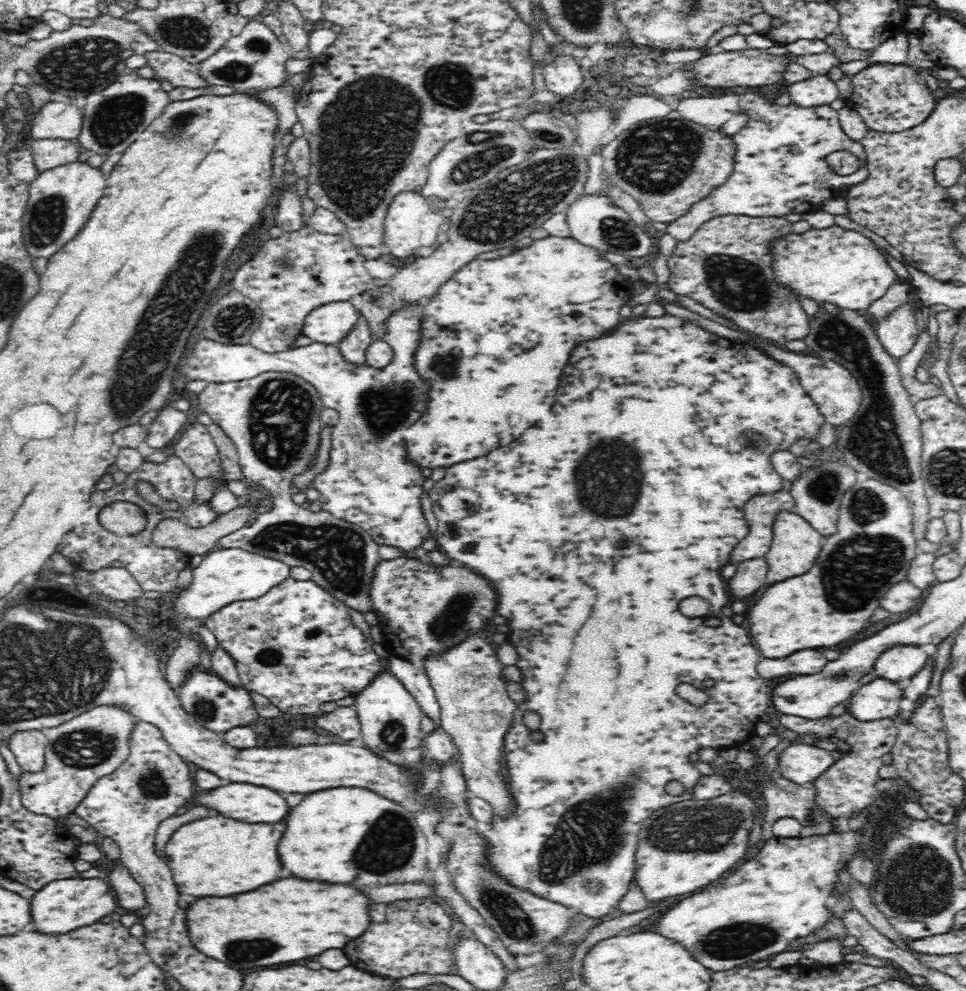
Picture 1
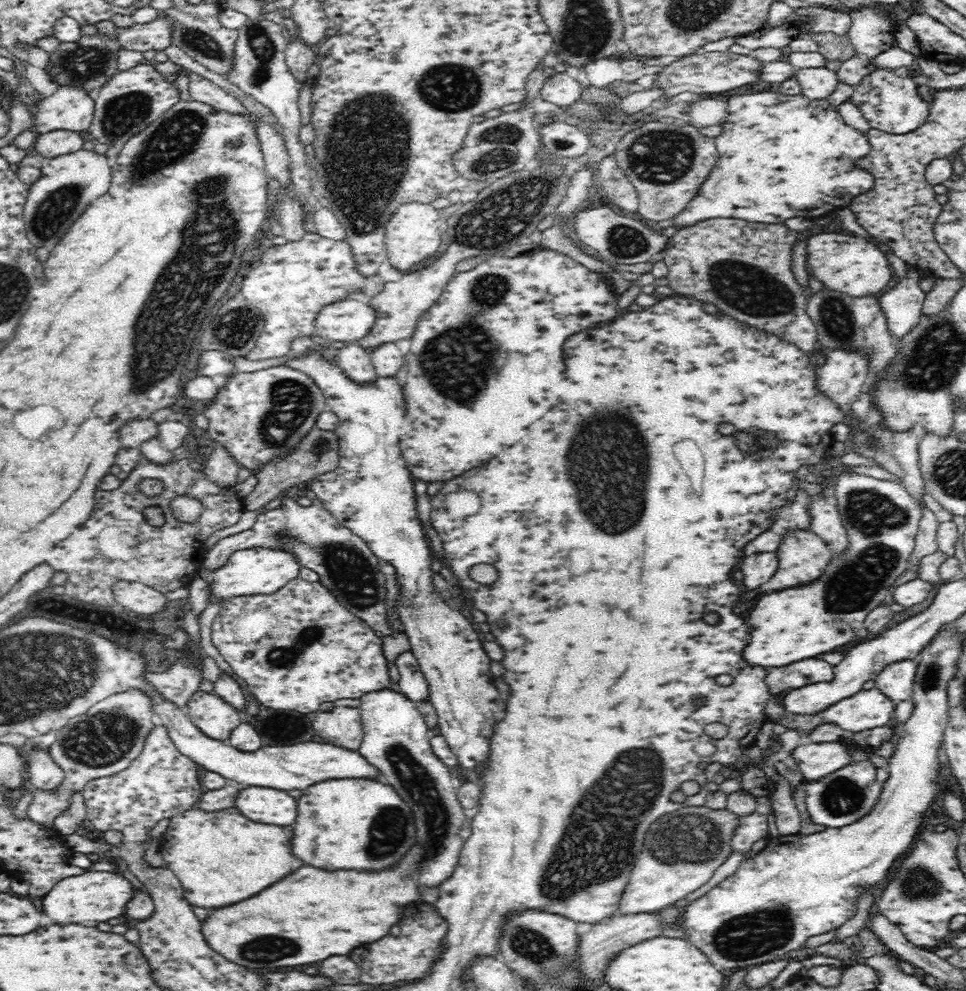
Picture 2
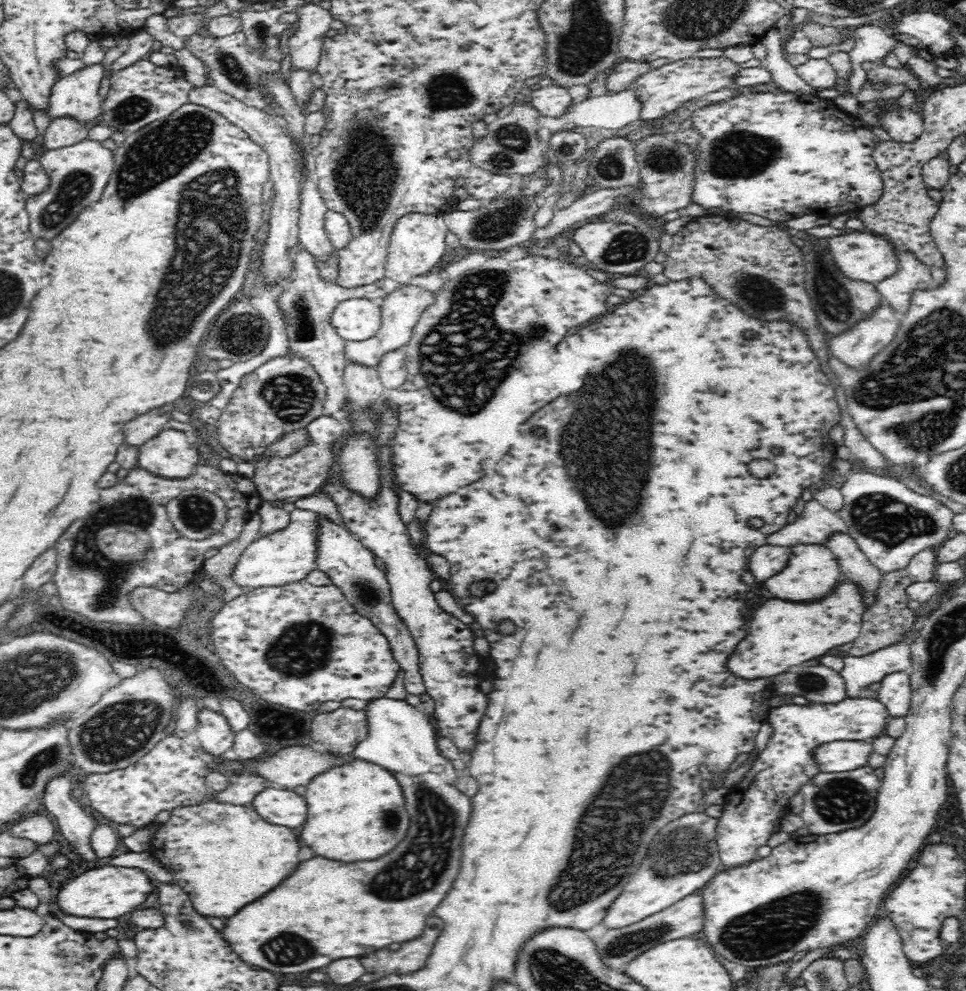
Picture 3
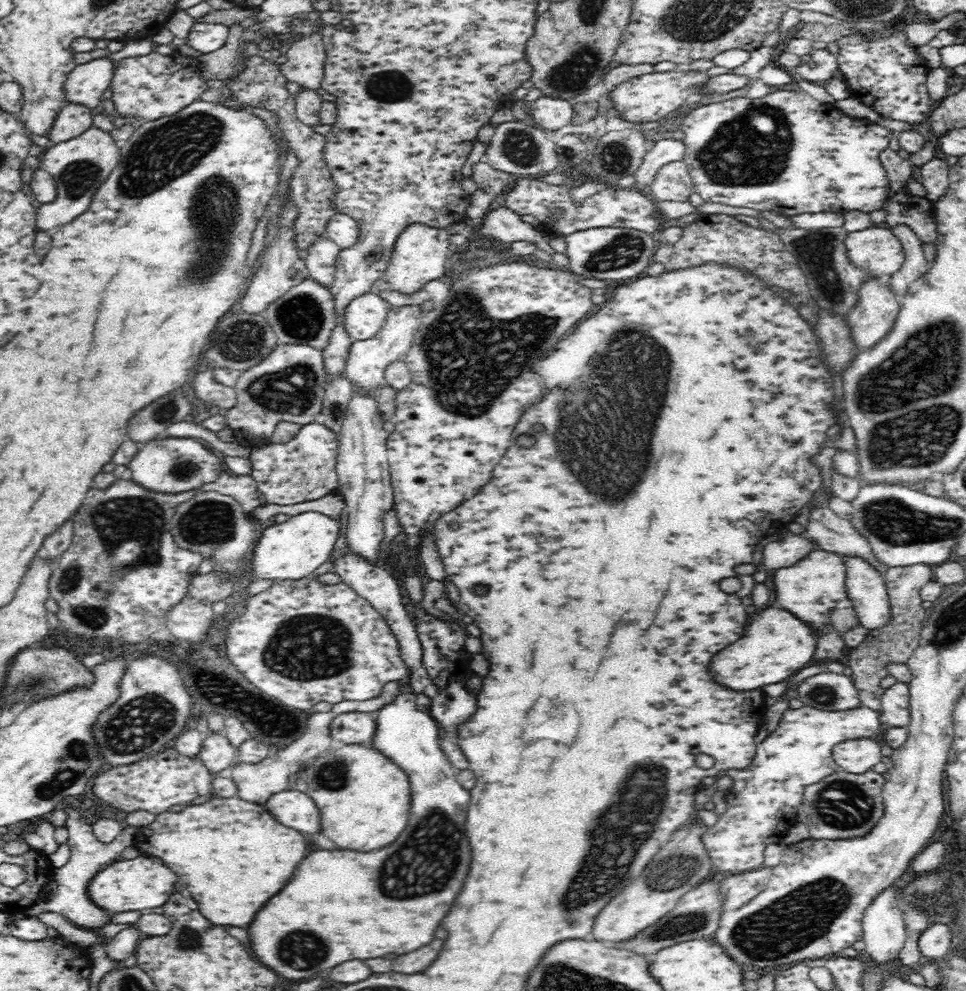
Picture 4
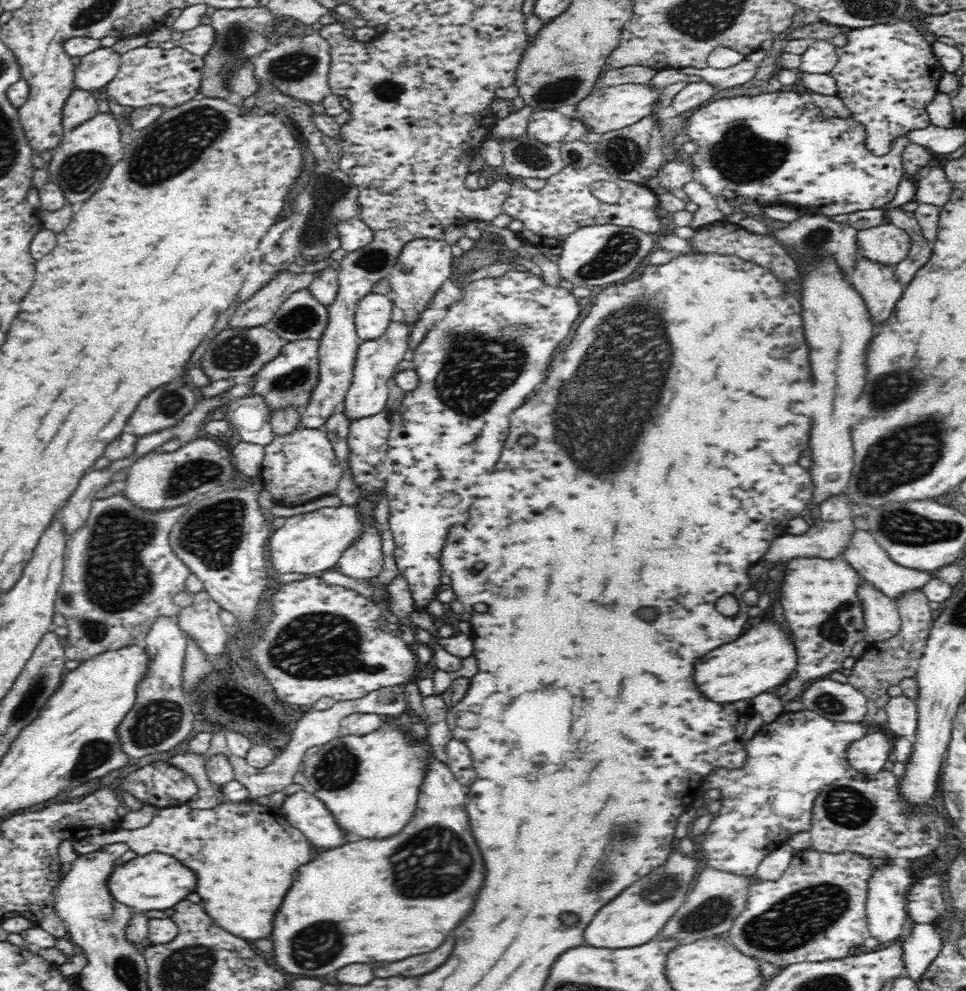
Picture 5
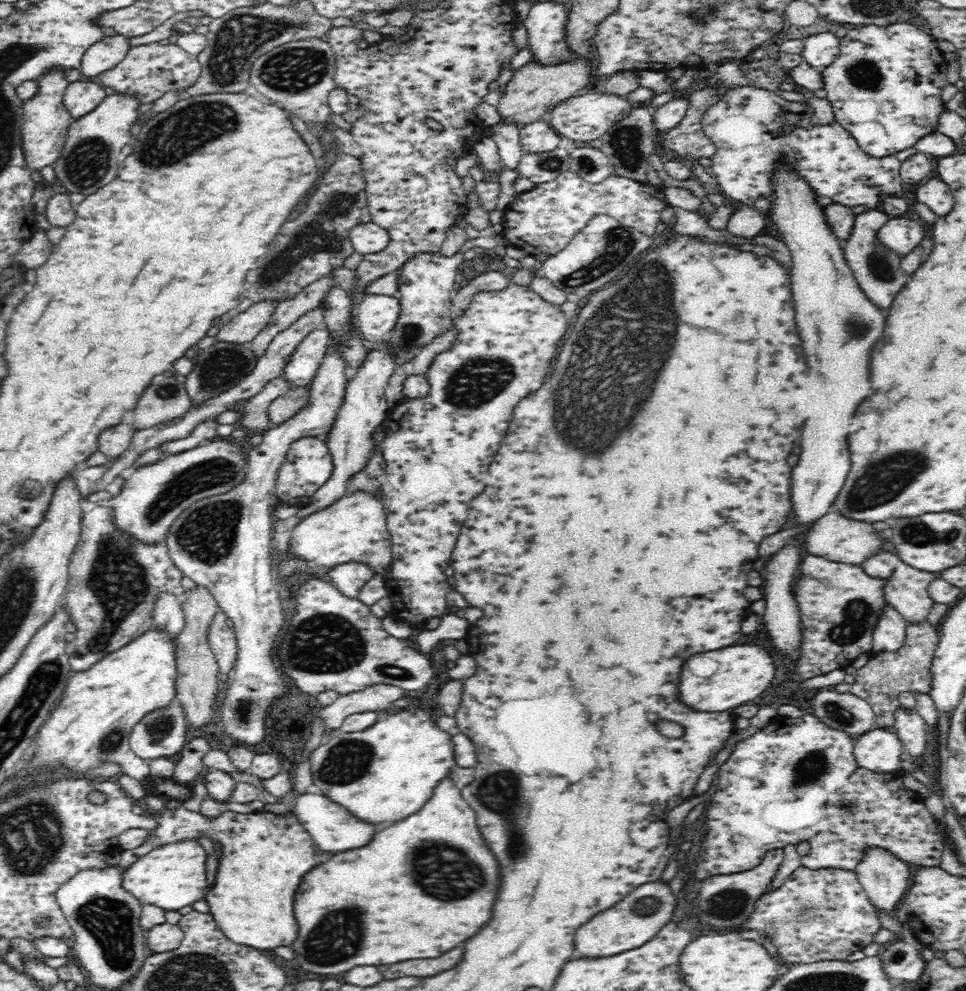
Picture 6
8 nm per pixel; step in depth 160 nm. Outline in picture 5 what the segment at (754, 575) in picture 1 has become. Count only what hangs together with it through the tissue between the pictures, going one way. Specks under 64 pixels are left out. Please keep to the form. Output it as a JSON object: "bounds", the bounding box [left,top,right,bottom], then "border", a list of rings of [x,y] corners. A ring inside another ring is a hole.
{"bounds":[763,495,854,562],"border":[[[833,495],[827,497],[820,502],[820,519],[816,526],[801,535],[782,534],[780,538],[776,538],[768,550],[768,554],[764,554],[763,559],[767,562],[786,562],[792,558],[836,558],[842,553],[850,544],[852,538],[852,530],[854,524],[852,523],[853,513],[849,508],[849,503],[846,502],[842,495]]]}

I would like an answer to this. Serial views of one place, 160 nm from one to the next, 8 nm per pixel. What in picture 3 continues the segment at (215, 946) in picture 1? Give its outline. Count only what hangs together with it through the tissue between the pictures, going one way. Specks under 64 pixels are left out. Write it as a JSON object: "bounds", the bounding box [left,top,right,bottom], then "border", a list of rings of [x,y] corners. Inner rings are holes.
{"bounds":[224,698,472,974],"border":[[[372,698],[366,704],[368,734],[353,750],[358,760],[378,764],[388,770],[402,789],[406,810],[410,815],[407,835],[398,847],[376,860],[368,862],[332,862],[326,858],[312,858],[302,862],[288,880],[264,898],[244,906],[236,916],[226,920],[224,941],[240,956],[240,960],[258,966],[256,969],[298,974],[322,968],[338,958],[362,956],[374,952],[392,942],[406,942],[416,938],[424,930],[426,916],[432,914],[460,870],[462,860],[462,836],[468,824],[472,808],[471,800],[455,785],[460,774],[453,764],[440,752],[437,744],[438,732],[433,720],[414,708],[405,699]]]}

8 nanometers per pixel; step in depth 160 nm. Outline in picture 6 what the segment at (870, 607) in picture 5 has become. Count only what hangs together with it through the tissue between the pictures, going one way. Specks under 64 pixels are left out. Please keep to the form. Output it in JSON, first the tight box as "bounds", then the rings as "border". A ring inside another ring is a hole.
{"bounds":[872,602,907,654],"border":[[[887,602],[882,610],[880,619],[872,630],[873,654],[879,651],[899,650],[906,638],[907,622],[904,618]]]}

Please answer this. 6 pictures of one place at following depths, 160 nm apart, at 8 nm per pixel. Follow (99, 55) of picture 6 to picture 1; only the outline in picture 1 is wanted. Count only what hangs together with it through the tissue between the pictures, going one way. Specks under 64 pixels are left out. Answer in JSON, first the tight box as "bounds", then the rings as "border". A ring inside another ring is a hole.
{"bounds":[30,101,82,140],"border":[[[51,101],[32,116],[30,140],[76,140],[82,128],[82,109]]]}

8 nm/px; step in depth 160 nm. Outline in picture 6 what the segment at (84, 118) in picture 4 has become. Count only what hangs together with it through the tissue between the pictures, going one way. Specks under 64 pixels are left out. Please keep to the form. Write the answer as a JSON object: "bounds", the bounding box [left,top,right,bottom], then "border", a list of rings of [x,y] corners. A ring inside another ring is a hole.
{"bounds":[63,80,106,121],"border":[[[79,80],[66,87],[63,103],[70,113],[70,119],[75,121],[92,112],[106,97],[106,93],[97,83]]]}

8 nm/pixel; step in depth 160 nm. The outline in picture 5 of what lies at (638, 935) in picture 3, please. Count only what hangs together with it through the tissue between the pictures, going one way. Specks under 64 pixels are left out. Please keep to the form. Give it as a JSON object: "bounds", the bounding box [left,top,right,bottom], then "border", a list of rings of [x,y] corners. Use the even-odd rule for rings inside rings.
{"bounds":[654,864,758,944],"border":[[[706,864],[704,870],[697,874],[692,888],[686,893],[682,906],[662,926],[662,930],[654,939],[676,940],[680,944],[690,944],[692,940],[726,935],[726,932],[732,928],[736,916],[746,908],[748,886],[756,879],[758,879],[756,876],[738,876],[722,872]]]}

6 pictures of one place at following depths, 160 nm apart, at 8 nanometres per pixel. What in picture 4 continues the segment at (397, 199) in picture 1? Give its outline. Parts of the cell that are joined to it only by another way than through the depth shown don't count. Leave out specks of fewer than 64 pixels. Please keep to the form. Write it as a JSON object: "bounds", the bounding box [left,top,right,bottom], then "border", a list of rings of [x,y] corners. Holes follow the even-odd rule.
{"bounds":[384,222,452,294],"border":[[[419,222],[408,224],[396,238],[390,262],[385,270],[384,280],[390,283],[391,289],[412,294],[423,289],[427,282],[452,272],[452,261],[448,257],[448,236],[449,232],[444,228],[434,228]]]}

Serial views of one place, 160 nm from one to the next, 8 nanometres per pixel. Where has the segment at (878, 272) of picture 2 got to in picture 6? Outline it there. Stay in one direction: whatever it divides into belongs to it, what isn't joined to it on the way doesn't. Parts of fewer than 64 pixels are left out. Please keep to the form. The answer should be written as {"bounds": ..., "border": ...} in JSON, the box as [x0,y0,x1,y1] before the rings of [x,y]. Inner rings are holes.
{"bounds":[876,217,924,258],"border":[[[908,217],[890,218],[878,232],[876,237],[884,247],[892,250],[897,255],[906,258],[922,238],[924,238],[924,228],[920,222],[908,219]]]}

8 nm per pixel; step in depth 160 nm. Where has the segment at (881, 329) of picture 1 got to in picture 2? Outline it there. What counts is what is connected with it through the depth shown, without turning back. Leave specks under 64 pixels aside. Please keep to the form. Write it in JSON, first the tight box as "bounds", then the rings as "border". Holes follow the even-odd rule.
{"bounds":[878,268,925,342],"border":[[[910,268],[908,278],[895,281],[885,293],[878,296],[879,305],[886,317],[886,327],[892,336],[900,342],[919,322],[925,294],[918,287],[921,275]]]}

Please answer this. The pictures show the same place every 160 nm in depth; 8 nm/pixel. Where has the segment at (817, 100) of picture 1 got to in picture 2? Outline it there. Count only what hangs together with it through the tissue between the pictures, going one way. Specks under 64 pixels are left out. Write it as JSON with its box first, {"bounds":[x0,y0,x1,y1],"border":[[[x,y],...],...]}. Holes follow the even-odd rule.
{"bounds":[795,68,838,100],"border":[[[828,68],[798,69],[795,79],[801,87],[800,94],[810,100],[828,98],[838,86],[837,72]]]}

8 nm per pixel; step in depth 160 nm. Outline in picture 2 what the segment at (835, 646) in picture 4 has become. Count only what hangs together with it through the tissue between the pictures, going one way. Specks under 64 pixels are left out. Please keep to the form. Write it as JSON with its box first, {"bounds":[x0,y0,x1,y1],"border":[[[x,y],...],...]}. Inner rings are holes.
{"bounds":[743,528,833,602],"border":[[[792,528],[786,530],[782,534],[782,541],[776,550],[778,556],[778,570],[772,576],[772,580],[768,580],[768,584],[762,584],[760,588],[748,591],[743,595],[745,602],[752,600],[762,592],[774,592],[774,590],[784,590],[784,588],[792,588],[792,586],[800,586],[806,582],[816,580],[822,570],[826,568],[826,564],[830,562],[833,552],[817,534],[814,534],[809,528]]]}

